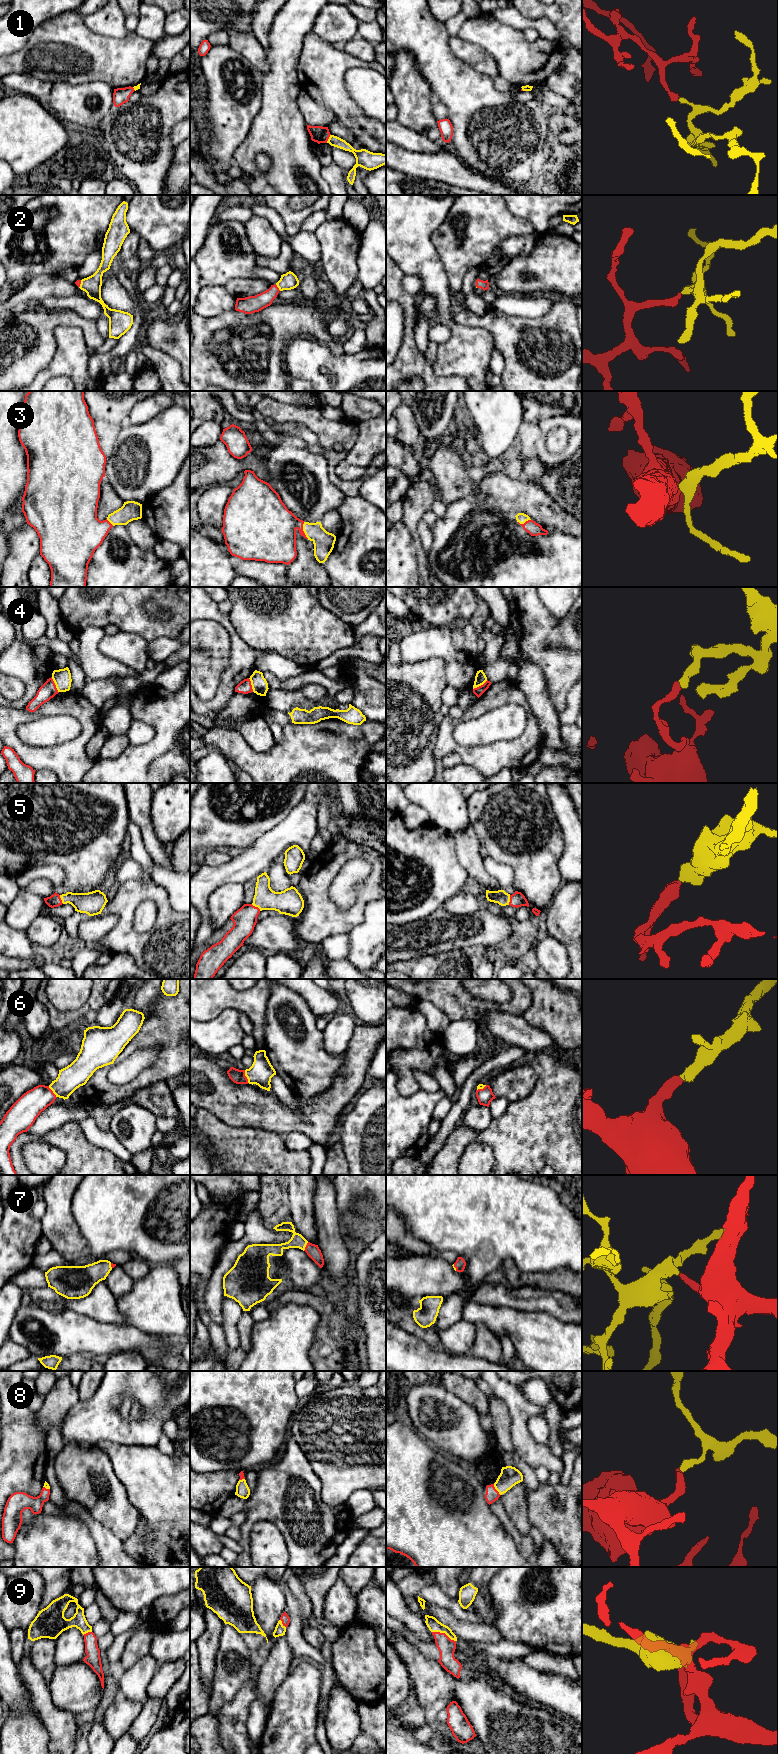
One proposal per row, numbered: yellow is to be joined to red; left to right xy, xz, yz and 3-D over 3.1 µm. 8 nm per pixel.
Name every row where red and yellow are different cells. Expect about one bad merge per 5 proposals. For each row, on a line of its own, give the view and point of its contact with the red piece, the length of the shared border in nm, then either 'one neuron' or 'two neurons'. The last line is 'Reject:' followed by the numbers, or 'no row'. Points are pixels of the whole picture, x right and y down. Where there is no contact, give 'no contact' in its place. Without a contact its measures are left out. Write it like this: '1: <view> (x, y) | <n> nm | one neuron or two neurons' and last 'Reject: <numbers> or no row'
1: xz (328, 138) | 80 nm | two neurons
2: xz (277, 287) | 70 nm | one neuron
3: xz (302, 530) | 140 nm | one neuron
4: xy (55, 685) | 140 nm | two neurons
5: xz (256, 907) | 90 nm | one neuron
6: xz (245, 1076) | 110 nm | one neuron
7: xz (306, 1246) | 80 nm | one neuron
8: yz (495, 1489) | 110 nm | one neuron
9: yz (444, 1633) | 200 nm | one neuron
Reject: 1, 4

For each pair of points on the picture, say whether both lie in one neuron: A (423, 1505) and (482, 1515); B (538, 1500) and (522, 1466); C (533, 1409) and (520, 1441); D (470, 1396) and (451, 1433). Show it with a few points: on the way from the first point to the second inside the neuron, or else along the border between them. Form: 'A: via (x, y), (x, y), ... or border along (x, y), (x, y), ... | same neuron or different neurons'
A: via (438, 1514), (440, 1516), (467, 1516) | same neuron
B: border along (540, 1483), (535, 1489), (527, 1488) | different neurons
C: via (525, 1415), (520, 1420), (520, 1433) | same neuron
D: border along (447, 1390), (471, 1405), (479, 1415) | different neurons

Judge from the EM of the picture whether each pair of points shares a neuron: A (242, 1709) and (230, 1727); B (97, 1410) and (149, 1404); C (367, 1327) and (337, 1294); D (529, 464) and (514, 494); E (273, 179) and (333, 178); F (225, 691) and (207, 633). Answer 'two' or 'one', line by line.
A: one
B: one
C: two
D: two
E: two
F: two

